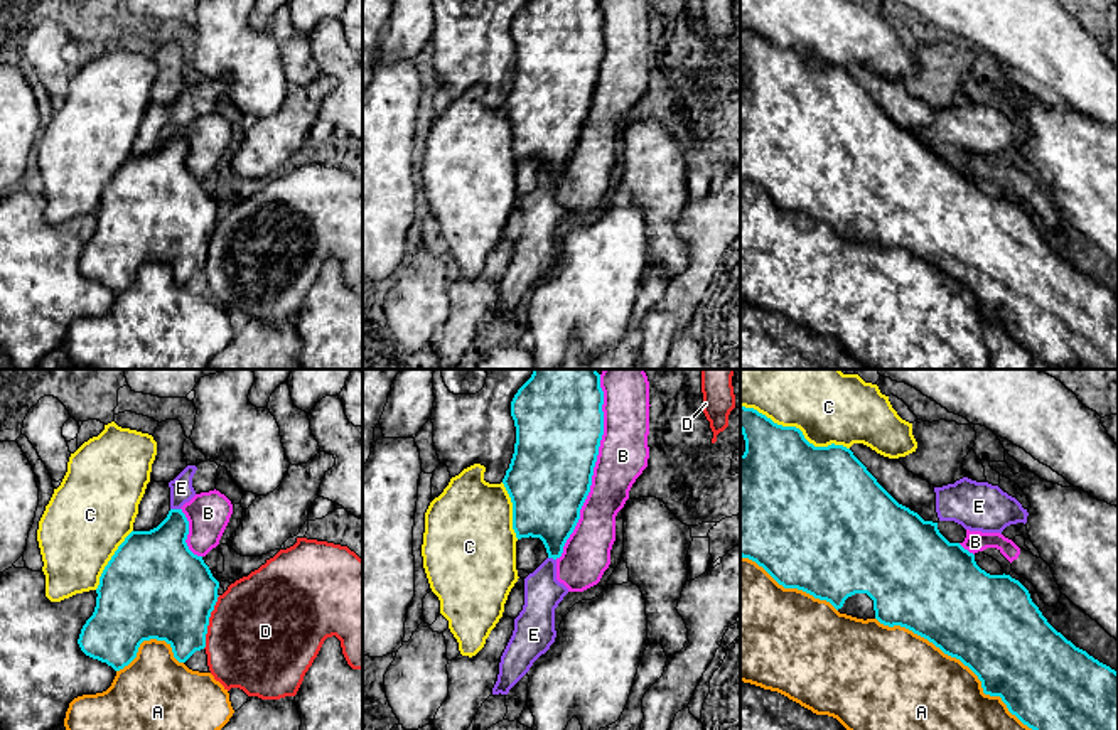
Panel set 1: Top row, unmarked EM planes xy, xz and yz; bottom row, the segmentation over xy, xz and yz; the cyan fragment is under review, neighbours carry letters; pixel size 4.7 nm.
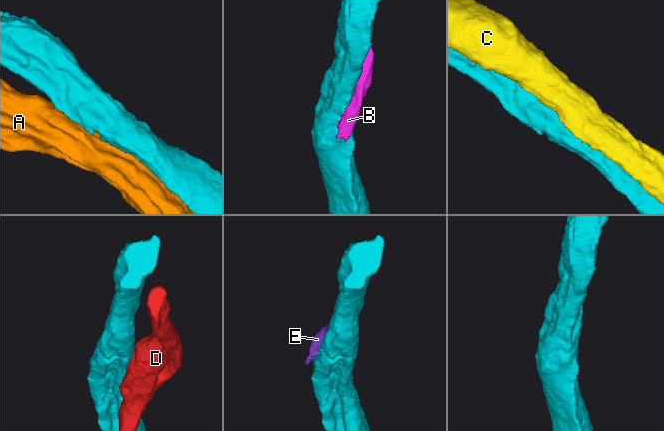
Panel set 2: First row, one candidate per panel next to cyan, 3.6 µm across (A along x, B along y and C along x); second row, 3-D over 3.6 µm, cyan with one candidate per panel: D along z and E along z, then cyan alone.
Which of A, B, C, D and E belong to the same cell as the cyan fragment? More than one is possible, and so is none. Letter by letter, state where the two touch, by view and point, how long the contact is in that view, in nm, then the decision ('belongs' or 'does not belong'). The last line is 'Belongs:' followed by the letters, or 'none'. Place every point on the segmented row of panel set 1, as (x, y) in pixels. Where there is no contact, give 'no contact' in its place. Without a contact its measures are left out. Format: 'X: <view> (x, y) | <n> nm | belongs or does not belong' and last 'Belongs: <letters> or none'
A: yz (960, 660) | 900 nm | does not belong
B: xz (594, 466) | 900 nm | does not belong
C: yz (795, 427) | 550 nm | does not belong
D: xy (208, 622) | 260 nm | does not belong
E: xy (176, 509) | 50 nm | does not belong
Belongs: none

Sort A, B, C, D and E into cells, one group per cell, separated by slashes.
A / B / C / D / E

